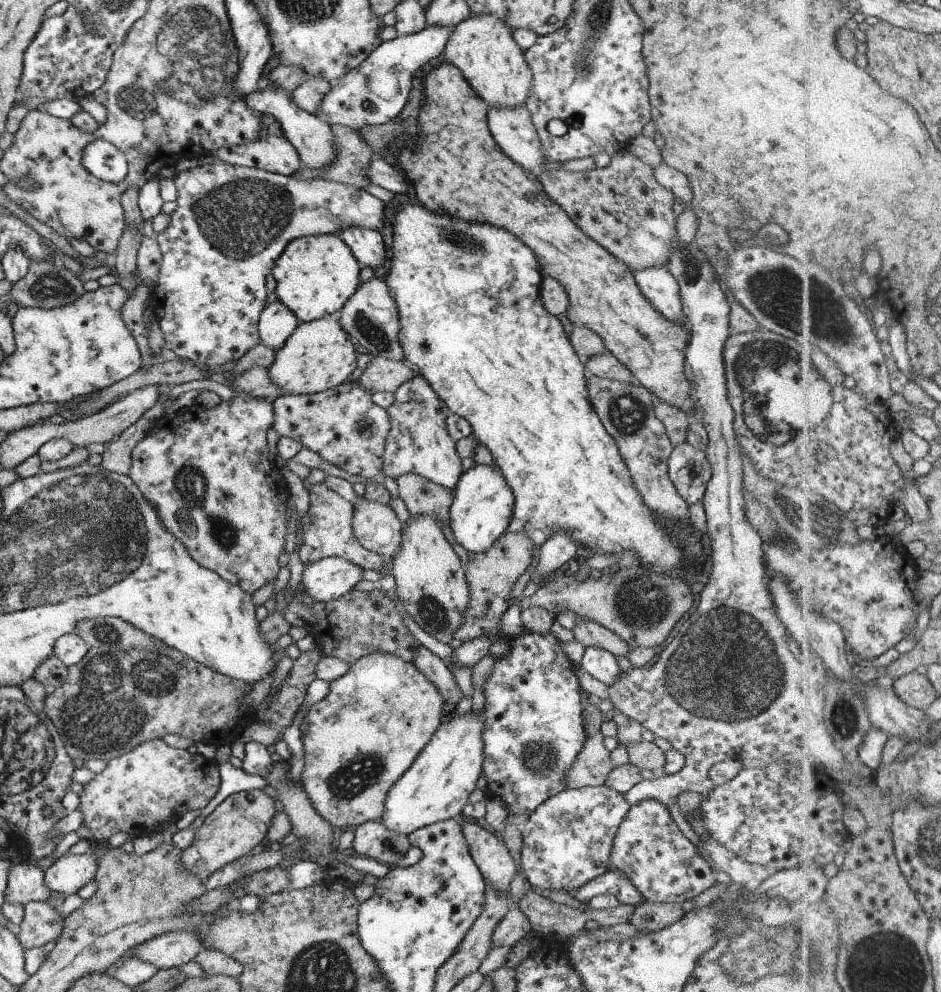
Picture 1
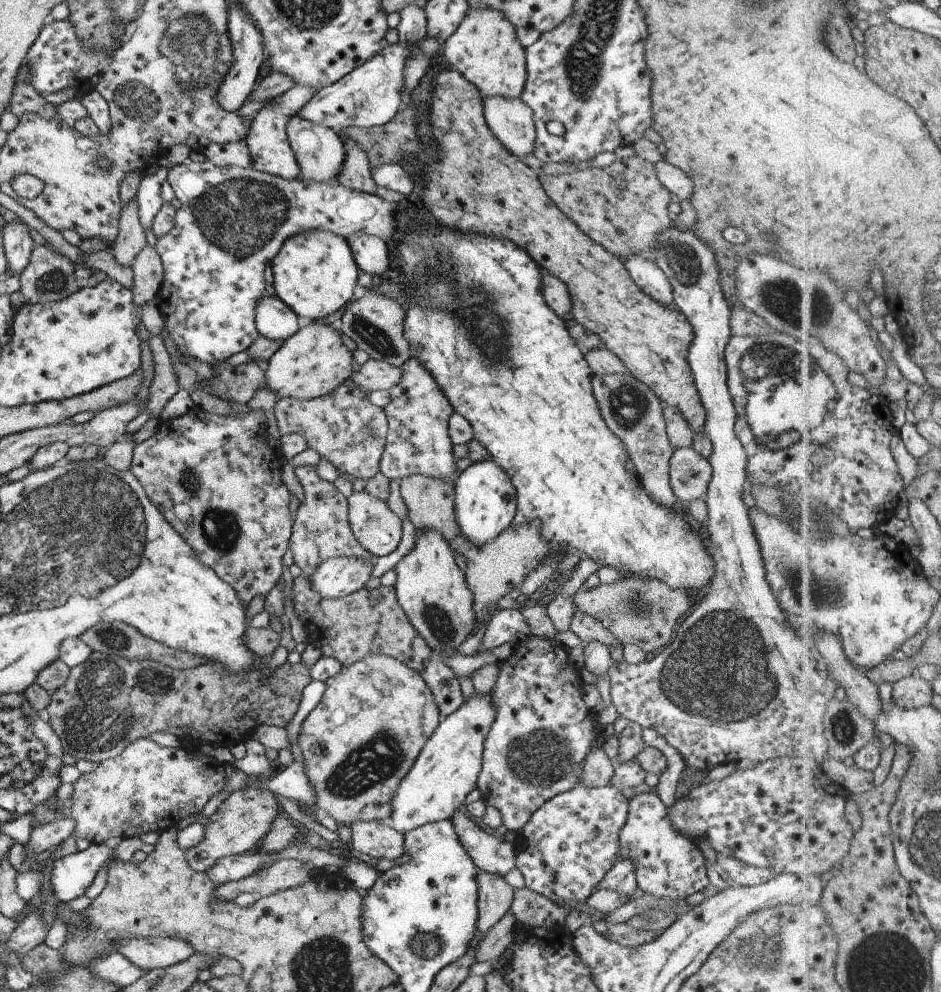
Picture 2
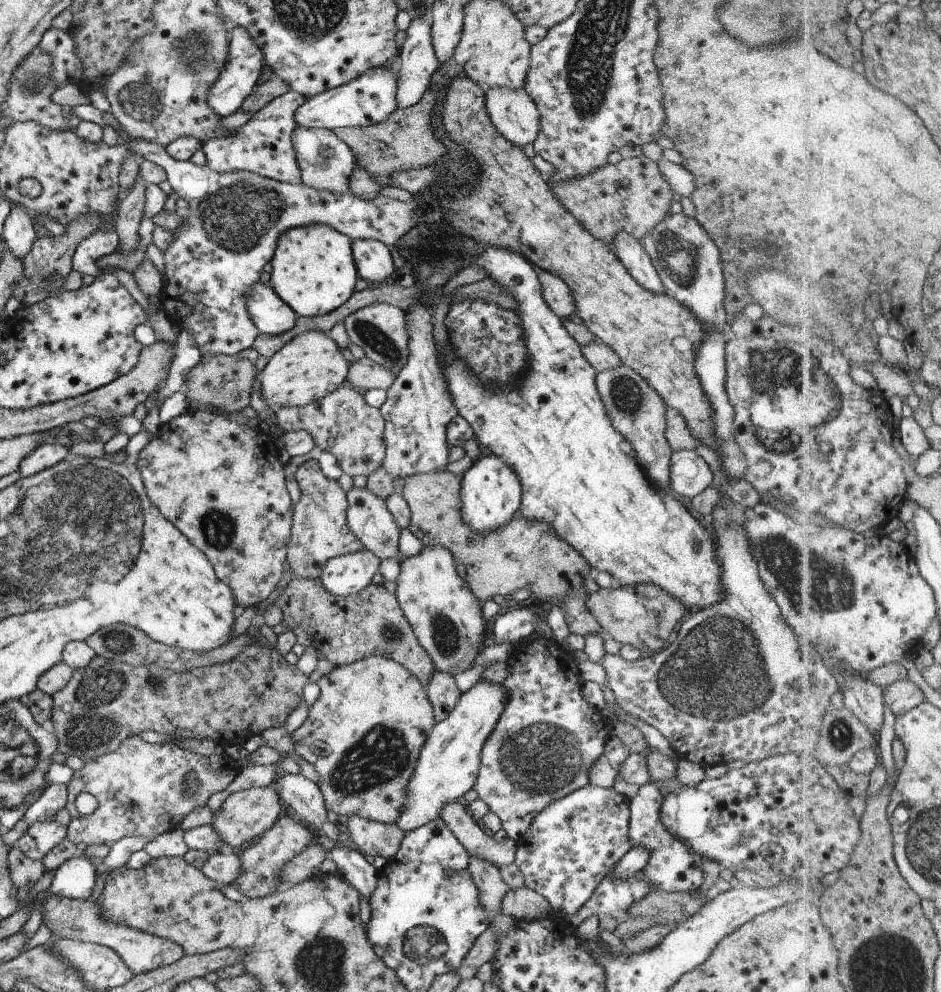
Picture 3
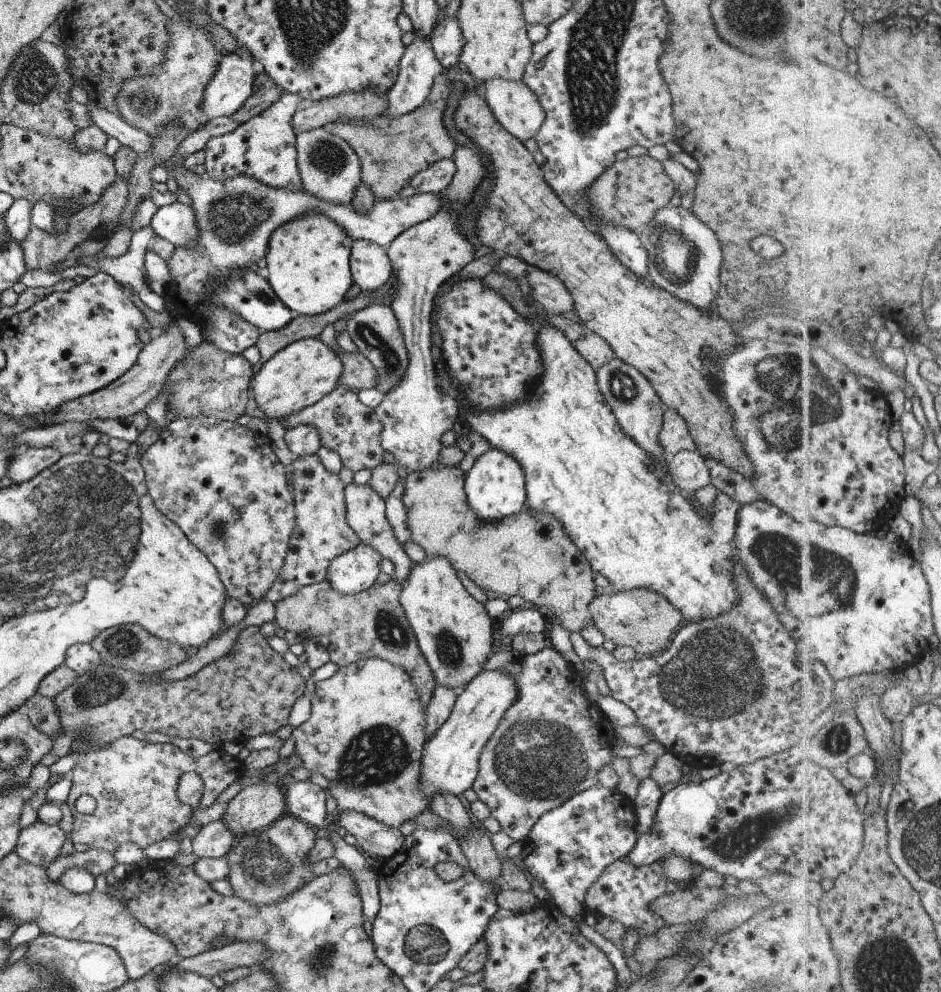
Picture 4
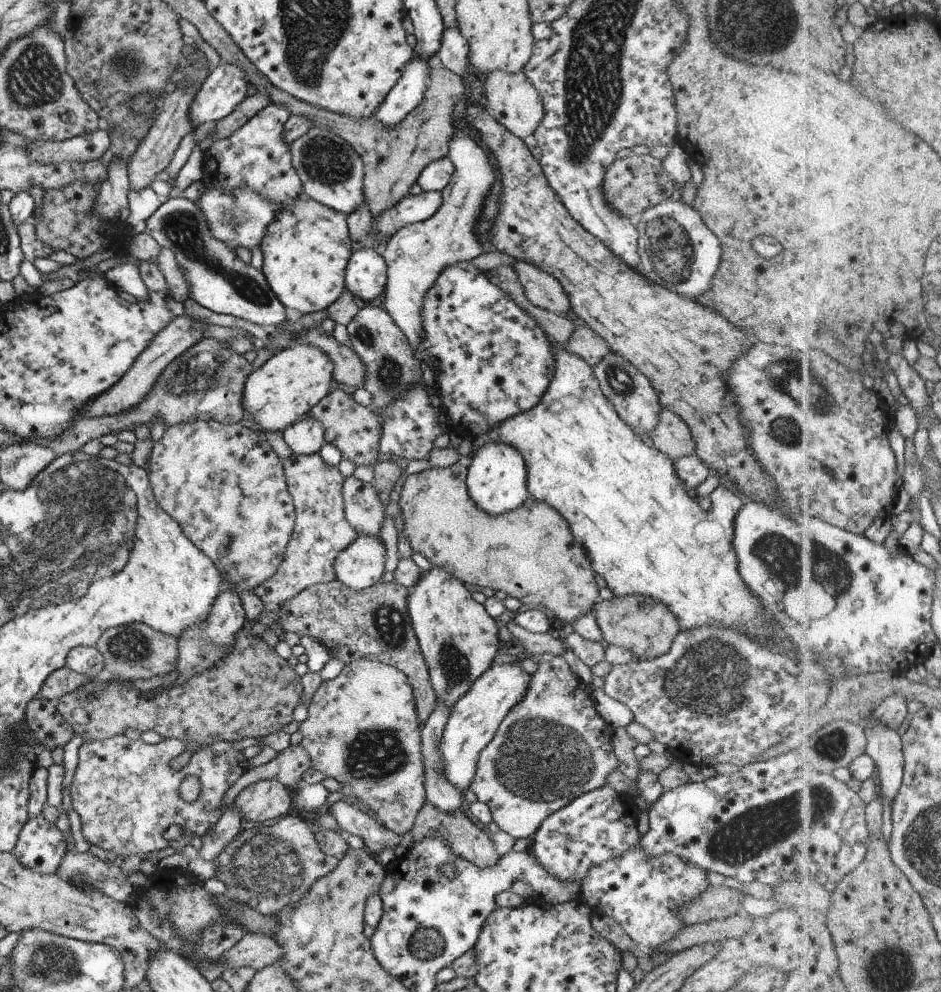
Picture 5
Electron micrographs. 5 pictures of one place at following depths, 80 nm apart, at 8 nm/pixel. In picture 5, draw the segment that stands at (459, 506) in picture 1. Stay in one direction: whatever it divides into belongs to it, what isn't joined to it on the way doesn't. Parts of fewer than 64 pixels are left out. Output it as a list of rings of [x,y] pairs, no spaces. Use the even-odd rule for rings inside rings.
[[[490,441],[472,454],[466,468],[465,481],[469,498],[488,515],[498,515],[517,508],[529,494],[526,487],[526,470],[521,453],[507,443]]]

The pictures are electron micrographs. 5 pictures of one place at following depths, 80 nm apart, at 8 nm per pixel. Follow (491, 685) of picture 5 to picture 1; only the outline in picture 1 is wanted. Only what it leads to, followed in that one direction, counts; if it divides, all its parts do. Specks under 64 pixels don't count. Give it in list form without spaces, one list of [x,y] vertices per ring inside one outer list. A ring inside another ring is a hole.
[[[471,711],[461,716],[454,714],[447,724],[437,726],[411,766],[385,794],[383,814],[379,819],[385,830],[407,836],[435,822],[459,819],[482,770],[482,727],[481,715]]]

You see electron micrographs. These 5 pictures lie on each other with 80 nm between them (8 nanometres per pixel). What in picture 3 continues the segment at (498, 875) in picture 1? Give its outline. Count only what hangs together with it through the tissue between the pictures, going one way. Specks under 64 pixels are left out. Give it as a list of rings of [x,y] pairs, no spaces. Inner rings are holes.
[[[451,801],[444,804],[437,818],[453,833],[467,854],[493,863],[497,868],[514,862],[518,841],[507,839],[498,843],[492,836],[485,835],[475,823],[465,804]]]

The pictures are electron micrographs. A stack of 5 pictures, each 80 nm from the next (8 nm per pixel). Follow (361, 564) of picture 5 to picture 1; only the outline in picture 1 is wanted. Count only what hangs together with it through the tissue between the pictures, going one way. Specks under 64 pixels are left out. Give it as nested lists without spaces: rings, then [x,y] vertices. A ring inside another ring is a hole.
[[[326,557],[303,565],[300,588],[309,600],[336,600],[362,580],[362,569],[339,557]]]

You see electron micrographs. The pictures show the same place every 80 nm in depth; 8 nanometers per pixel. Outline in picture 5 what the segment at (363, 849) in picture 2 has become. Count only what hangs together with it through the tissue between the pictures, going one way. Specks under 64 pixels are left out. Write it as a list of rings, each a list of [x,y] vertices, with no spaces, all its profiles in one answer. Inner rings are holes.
[[[339,800],[329,804],[330,814],[344,835],[355,834],[363,840],[365,850],[375,856],[380,850],[390,848],[392,851],[401,836],[386,829],[381,823],[359,810],[347,801]]]

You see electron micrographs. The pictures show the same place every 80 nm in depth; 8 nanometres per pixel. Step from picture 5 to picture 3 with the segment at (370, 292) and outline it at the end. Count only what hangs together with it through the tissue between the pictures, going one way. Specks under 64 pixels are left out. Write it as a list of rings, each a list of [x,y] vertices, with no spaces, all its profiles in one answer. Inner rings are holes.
[[[355,239],[351,241],[350,249],[357,278],[370,285],[381,284],[393,272],[390,248],[382,242]]]

